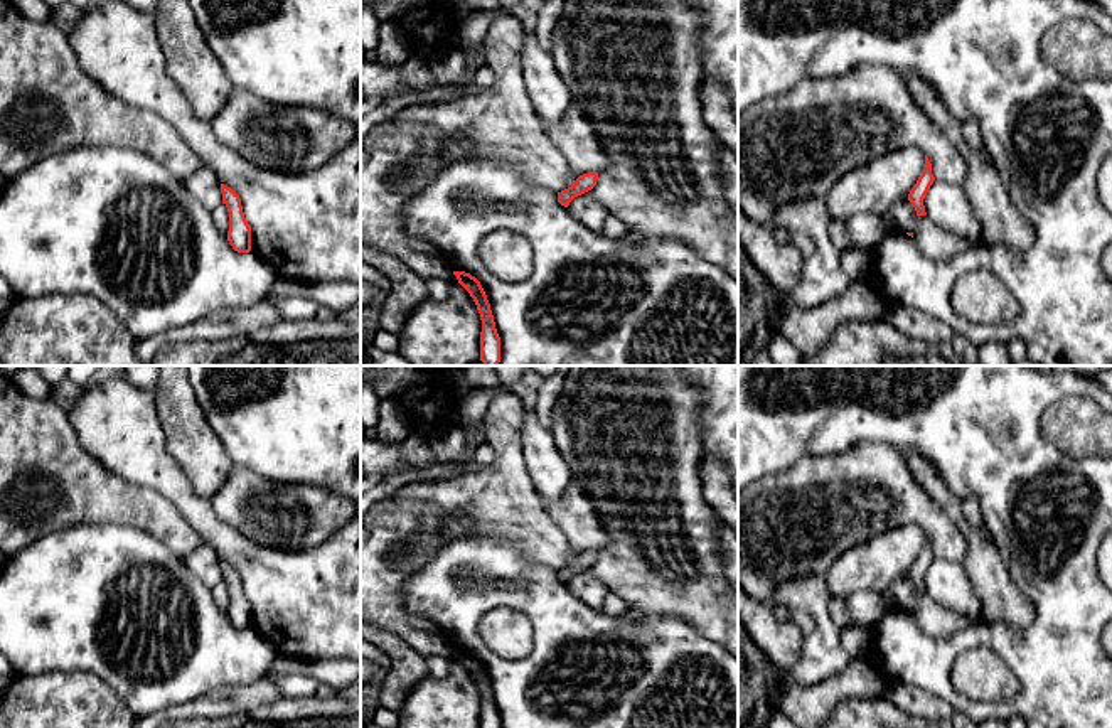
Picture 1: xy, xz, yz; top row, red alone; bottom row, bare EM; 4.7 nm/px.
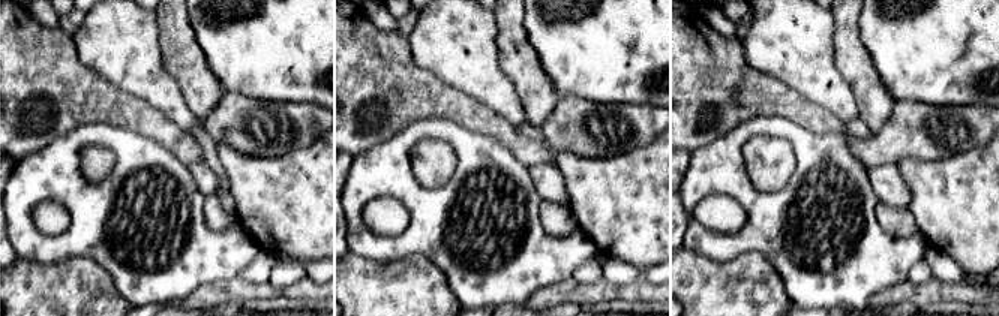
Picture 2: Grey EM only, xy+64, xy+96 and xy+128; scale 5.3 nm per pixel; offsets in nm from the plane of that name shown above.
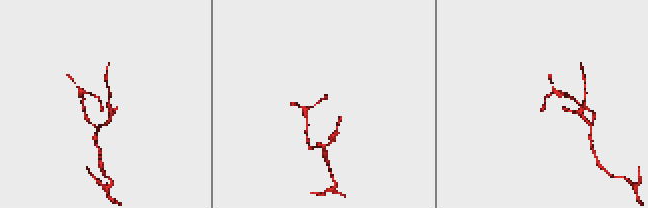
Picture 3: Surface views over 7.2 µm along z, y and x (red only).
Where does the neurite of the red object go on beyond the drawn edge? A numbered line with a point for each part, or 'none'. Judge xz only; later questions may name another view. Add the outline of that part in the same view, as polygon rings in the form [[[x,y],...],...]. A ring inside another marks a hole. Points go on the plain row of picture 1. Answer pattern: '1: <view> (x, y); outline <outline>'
none

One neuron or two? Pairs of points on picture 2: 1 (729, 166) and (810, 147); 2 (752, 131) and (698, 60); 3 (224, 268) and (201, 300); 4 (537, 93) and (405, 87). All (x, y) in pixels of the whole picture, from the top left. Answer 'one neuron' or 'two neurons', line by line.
1: one neuron
2: two neurons
3: two neurons
4: two neurons

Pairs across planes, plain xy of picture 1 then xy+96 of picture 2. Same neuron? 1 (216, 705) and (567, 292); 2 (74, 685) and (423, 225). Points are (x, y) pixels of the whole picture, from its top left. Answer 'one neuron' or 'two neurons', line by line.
1: one neuron
2: two neurons

